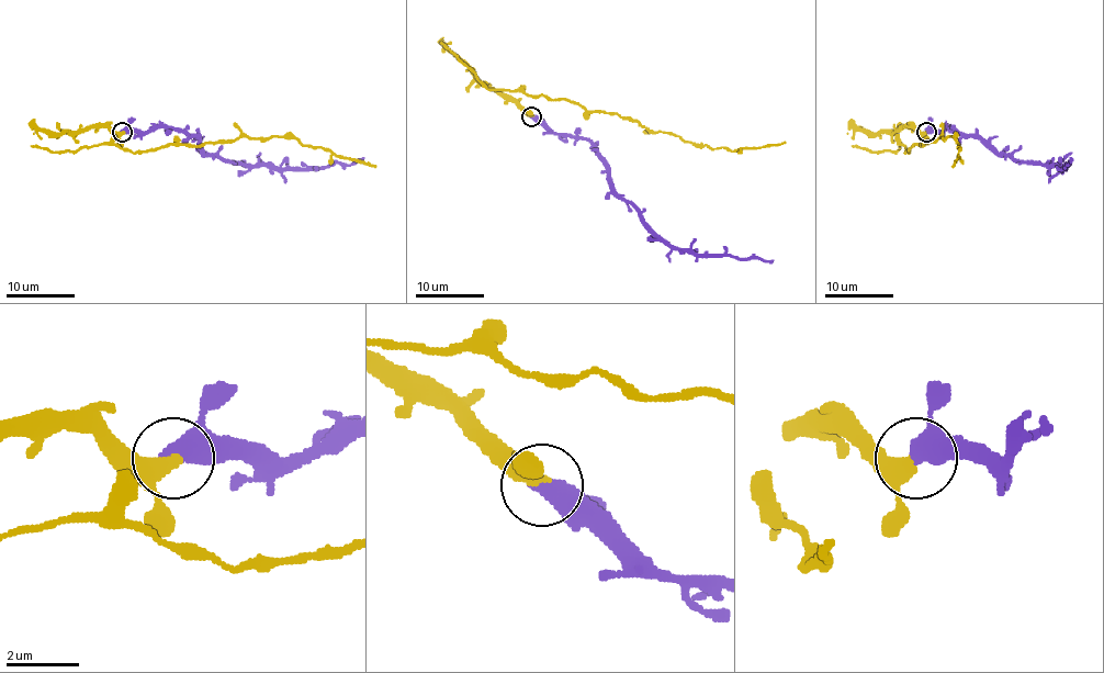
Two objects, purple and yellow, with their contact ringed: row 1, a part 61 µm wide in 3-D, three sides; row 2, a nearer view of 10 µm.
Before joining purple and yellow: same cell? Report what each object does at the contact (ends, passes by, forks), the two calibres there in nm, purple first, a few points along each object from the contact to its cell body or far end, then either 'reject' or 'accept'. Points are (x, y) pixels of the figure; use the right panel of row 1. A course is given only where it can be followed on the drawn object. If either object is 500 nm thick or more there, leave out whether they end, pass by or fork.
calibres 600 and 320 nm; course purple (925, 132), (943, 132), (946, 126), (973, 135), (1018, 160), (1065, 167), (1071, 160), (1069, 157); course yellow (925, 132), (854, 135), (870, 152), (953, 136), (961, 148), (952, 166); accept

